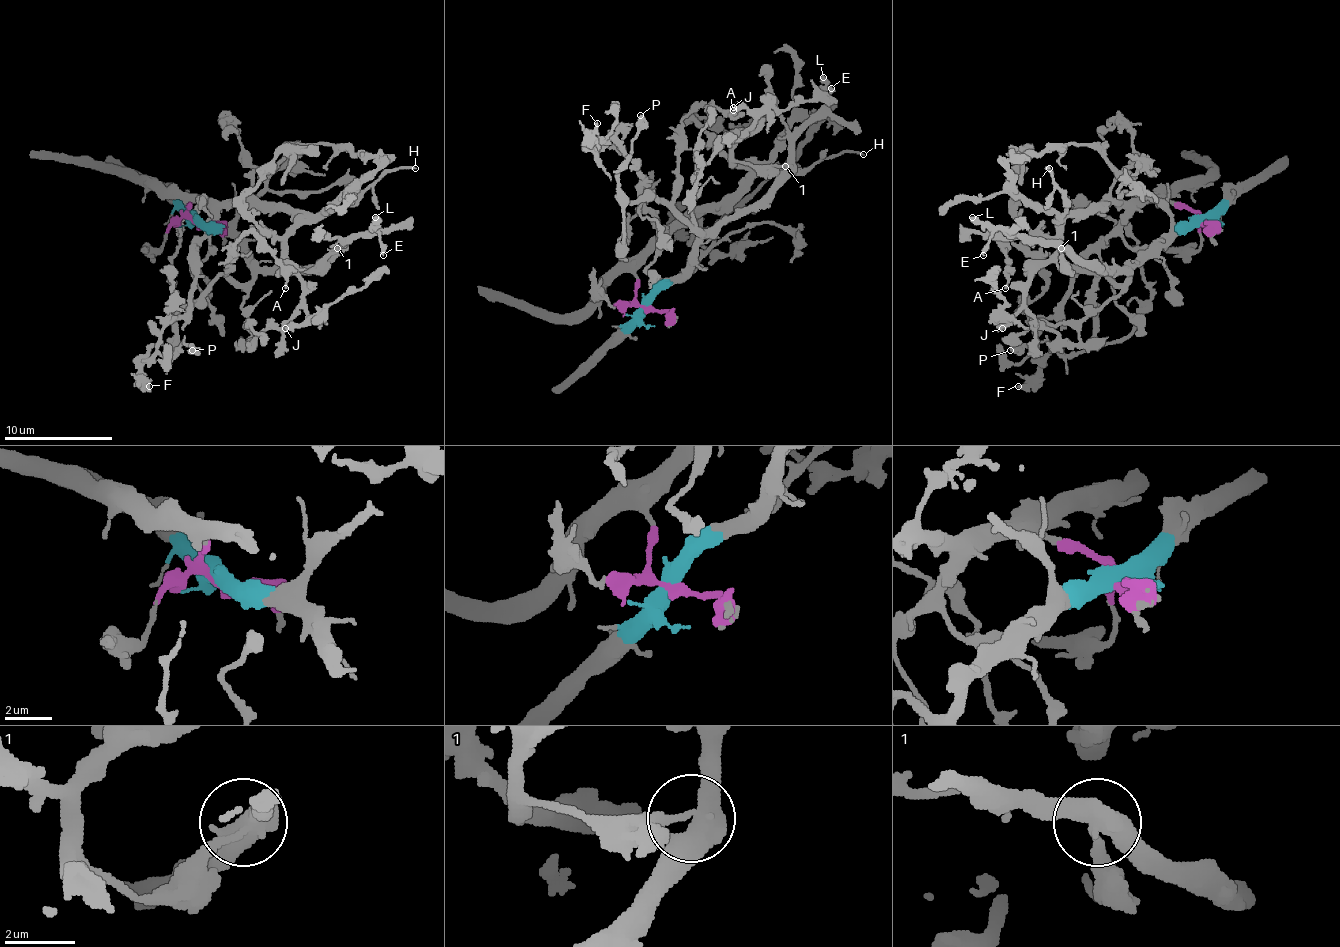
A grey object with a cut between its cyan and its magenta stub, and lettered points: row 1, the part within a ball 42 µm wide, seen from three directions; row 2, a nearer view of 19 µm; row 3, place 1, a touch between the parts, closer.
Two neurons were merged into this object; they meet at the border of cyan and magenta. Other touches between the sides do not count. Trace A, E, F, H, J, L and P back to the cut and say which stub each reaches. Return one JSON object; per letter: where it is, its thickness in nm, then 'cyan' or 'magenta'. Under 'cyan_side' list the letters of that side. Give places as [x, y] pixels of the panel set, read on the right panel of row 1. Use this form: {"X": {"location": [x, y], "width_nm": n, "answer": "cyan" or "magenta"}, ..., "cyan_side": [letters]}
{"A": {"location": [1005, 288], "width_nm": 160, "answer": "cyan"}, "E": {"location": [983, 255], "width_nm": 240, "answer": "cyan"}, "F": {"location": [1018, 386], "width_nm": 280, "answer": "magenta"}, "H": {"location": [1049, 168], "width_nm": 160, "answer": "magenta"}, "J": {"location": [1002, 328], "width_nm": 420, "answer": "magenta"}, "L": {"location": [972, 217], "width_nm": 480, "answer": "cyan"}, "P": {"location": [1010, 350], "width_nm": 260, "answer": "cyan"}, "cyan_side": ["A", "E", "L", "P"]}

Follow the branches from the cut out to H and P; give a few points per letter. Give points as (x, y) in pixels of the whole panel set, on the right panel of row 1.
H: (1202, 223), (1189, 210), (1164, 201), (1107, 204), (1061, 215), (1066, 207), (1047, 169), (1050, 169)
P: (1202, 223), (1181, 226), (1126, 283), (1096, 280), (1094, 337), (1083, 348), (1061, 354), (1037, 343), (1009, 351)

